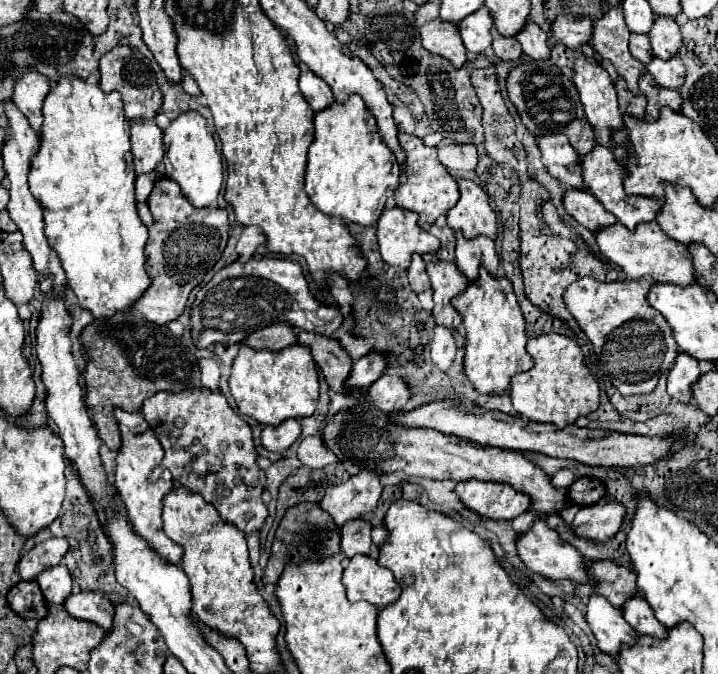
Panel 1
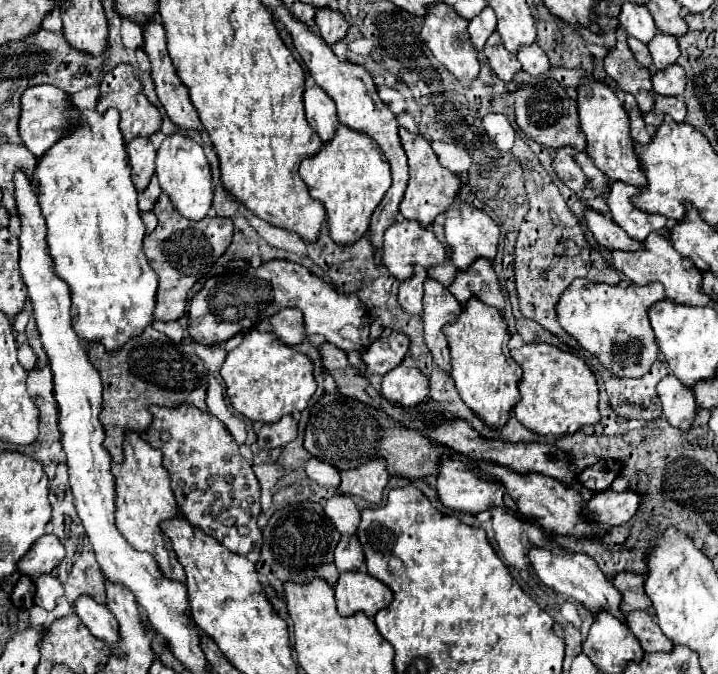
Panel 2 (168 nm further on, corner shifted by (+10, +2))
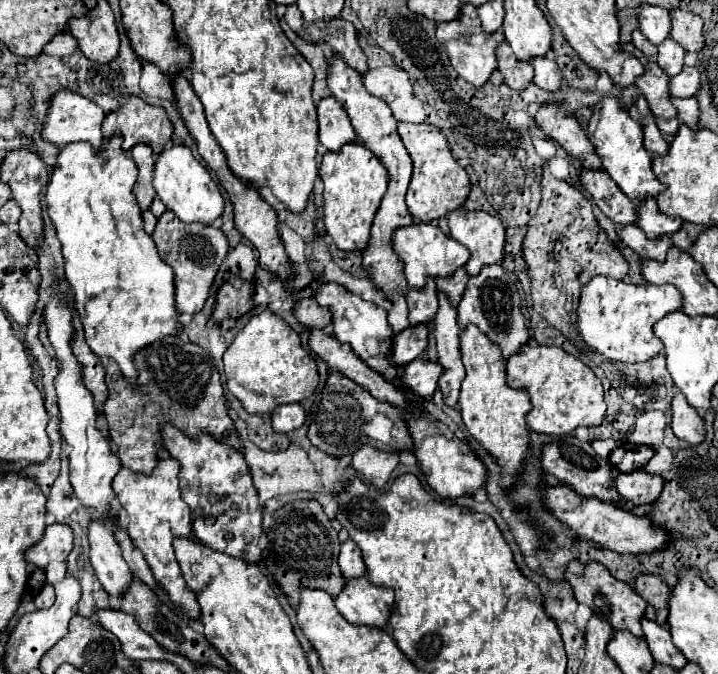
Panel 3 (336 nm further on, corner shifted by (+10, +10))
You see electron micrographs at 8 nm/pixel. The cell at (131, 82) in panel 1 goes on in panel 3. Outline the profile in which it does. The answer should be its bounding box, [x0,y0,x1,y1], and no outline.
[103,95,173,153]

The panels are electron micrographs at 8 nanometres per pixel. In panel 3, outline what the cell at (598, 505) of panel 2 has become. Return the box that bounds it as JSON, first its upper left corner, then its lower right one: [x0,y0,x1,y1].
[615,471,661,507]

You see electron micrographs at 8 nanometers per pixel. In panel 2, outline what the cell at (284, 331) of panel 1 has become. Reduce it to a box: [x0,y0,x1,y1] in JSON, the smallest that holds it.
[271,309,305,345]

